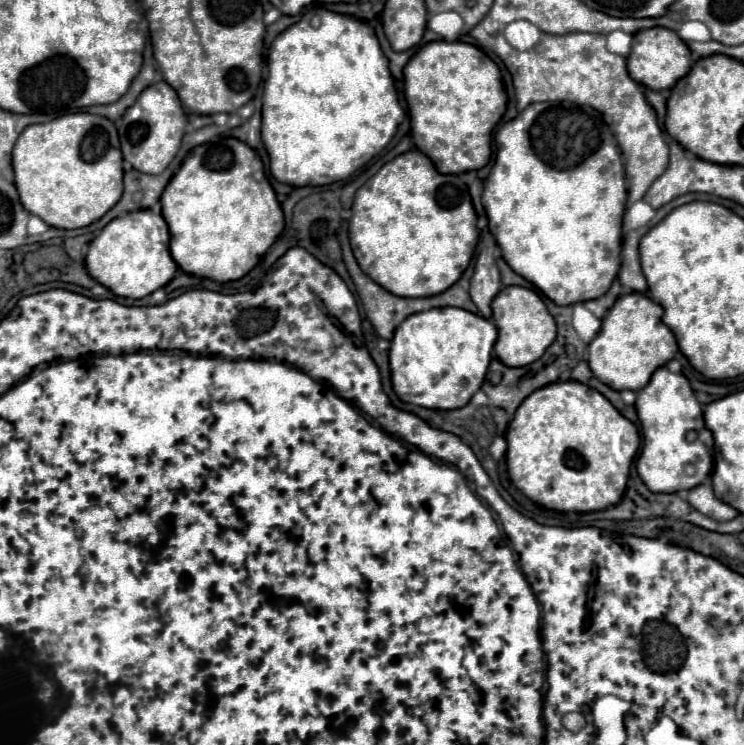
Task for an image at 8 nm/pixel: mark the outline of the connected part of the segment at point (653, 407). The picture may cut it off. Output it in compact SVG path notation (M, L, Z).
M659 367L651 381L637 393L637 415L643 429L643 449L637 459L637 473L641 481L649 487L653 493L675 493L681 489L697 487L697 483L703 483L713 469L713 435L703 425L703 407L697 401L689 381L685 375L675 375L667 367Z

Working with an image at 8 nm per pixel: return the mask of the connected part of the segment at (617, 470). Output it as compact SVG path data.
M557 381L533 391L515 411L505 433L507 471L513 485L535 503L555 511L589 513L615 505L627 487L629 467L641 445L637 427L623 417L599 391L579 381Z

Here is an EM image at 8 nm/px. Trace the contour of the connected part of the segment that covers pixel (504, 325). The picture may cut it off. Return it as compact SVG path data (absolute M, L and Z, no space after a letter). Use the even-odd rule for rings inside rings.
M503 287L493 299L493 323L499 331L499 339L495 343L495 355L507 367L523 367L537 361L545 349L555 341L557 329L555 319L549 315L543 299L537 291L525 287Z

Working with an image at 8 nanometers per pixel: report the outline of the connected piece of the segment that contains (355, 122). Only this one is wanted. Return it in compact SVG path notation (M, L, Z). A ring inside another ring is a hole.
M327 9L305 13L299 23L275 37L267 65L269 77L263 87L261 137L269 153L271 175L279 183L317 187L349 177L393 139L399 123L405 119L389 71L389 61L381 53L375 31L353 16Z

